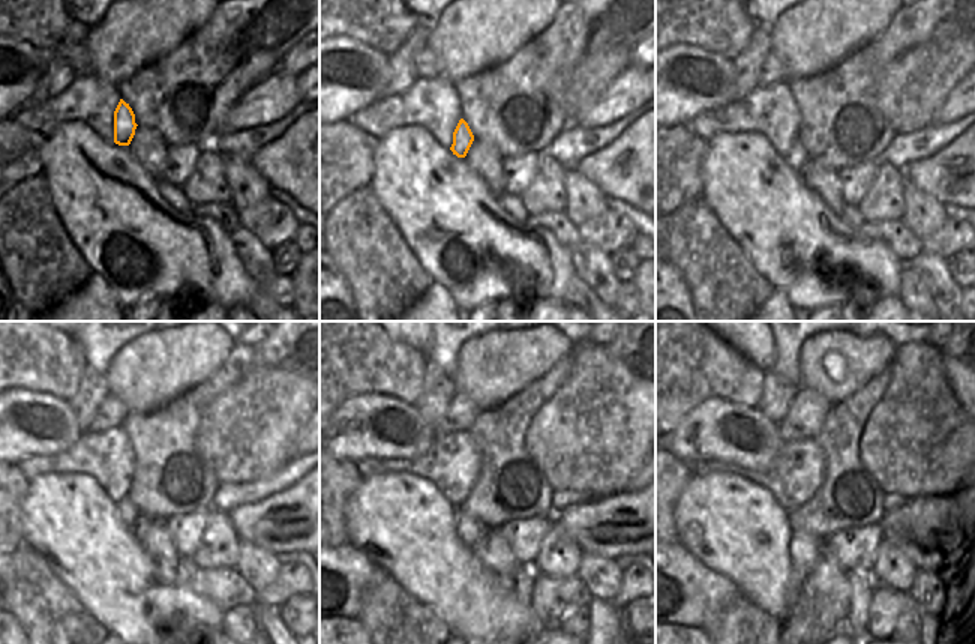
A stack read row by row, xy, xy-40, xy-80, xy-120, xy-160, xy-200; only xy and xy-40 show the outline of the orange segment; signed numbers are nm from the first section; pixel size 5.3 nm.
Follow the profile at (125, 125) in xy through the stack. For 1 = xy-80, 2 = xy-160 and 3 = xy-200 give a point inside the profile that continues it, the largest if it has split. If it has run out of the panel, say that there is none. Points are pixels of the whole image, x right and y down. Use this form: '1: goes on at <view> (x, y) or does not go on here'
1: goes on at xy-80 (797, 155)
2: goes on at xy-160 (468, 530)
3: goes on at xy-200 (803, 550)

